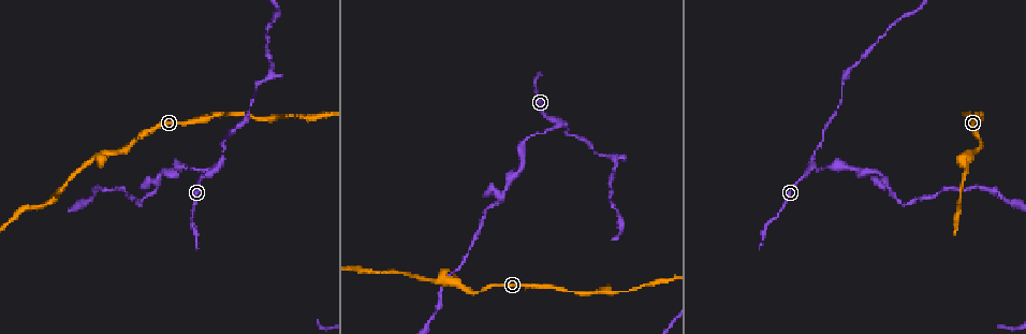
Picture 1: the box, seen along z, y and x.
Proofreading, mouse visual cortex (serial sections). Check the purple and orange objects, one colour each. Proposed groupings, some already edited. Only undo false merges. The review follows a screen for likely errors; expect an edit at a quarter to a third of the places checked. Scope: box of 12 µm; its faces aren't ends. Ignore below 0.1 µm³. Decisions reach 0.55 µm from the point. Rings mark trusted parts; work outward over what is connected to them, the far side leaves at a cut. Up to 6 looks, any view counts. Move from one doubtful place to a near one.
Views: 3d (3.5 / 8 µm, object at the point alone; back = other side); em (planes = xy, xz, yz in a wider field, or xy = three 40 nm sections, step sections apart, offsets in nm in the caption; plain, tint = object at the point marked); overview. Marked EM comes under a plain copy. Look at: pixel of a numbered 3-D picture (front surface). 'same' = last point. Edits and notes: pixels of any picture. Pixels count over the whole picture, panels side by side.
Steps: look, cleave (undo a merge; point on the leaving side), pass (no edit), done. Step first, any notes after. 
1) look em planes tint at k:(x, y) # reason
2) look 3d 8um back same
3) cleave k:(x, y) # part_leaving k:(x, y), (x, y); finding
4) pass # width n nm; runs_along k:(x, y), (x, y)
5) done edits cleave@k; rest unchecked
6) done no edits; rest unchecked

look 3d 3.5um at 1:(814, 167) # sharp bend

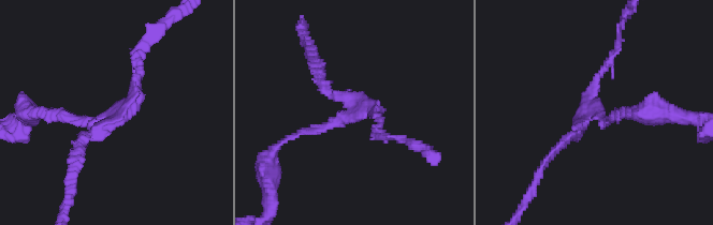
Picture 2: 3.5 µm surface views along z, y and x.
look em planes tint at 2:(591, 115)

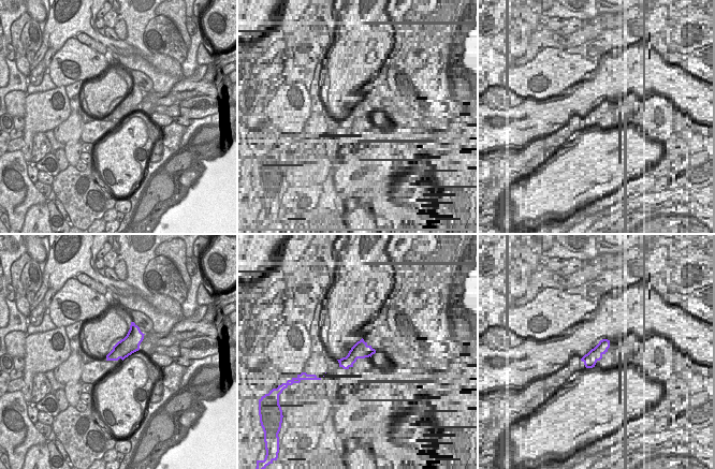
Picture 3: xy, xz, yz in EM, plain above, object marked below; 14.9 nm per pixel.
cleave 2:(75, 120) # part_leaving 2:(107, 116), (91, 122), (26, 113); a second cell is stuck on

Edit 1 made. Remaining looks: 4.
look overview # redraw

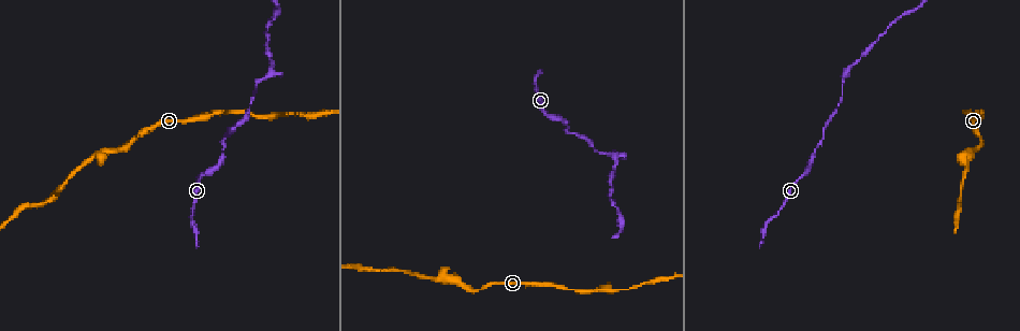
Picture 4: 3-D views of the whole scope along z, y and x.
look 3d 3.5um at 4:(84, 163) # calibre changes

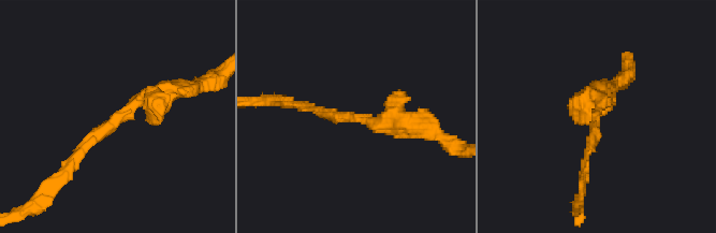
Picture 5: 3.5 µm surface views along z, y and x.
look em xy step 5 tint at 5:(117, 120) # arm_widths 150, 300 nm; shape alone is not enough

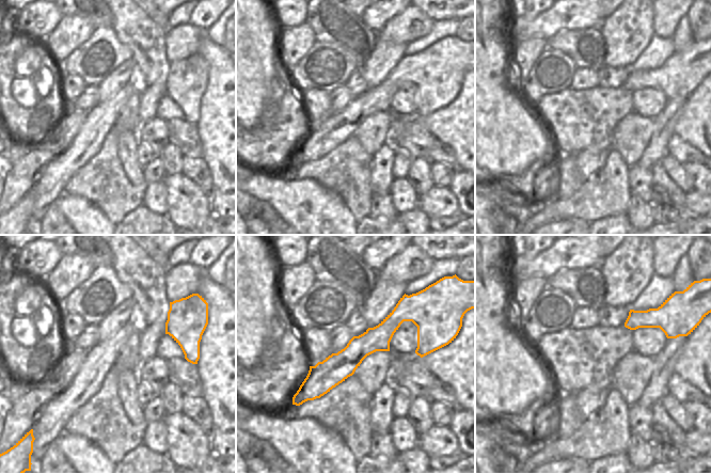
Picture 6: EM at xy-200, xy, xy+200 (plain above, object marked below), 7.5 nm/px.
pass # continuous, no second cell

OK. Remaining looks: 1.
done edits cleave@2; rest unchecked

